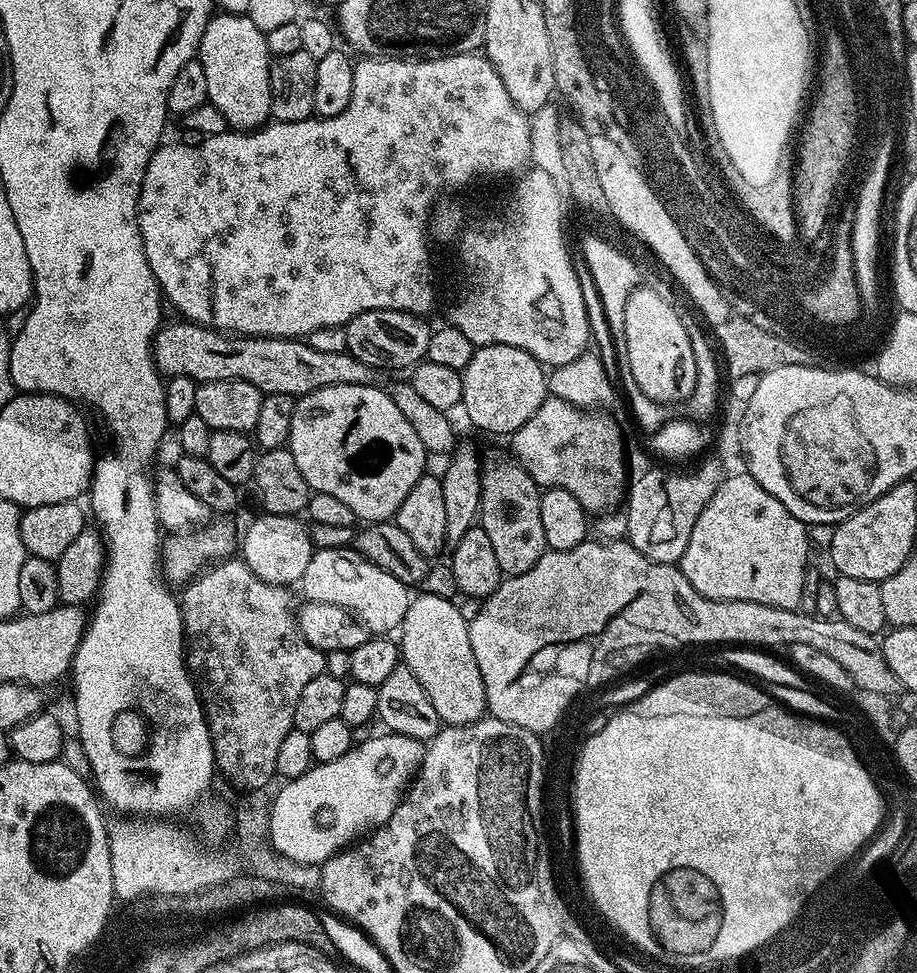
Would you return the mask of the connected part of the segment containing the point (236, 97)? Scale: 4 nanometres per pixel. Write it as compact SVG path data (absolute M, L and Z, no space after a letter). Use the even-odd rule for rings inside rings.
M220 12L213 15L202 34L198 58L202 62L202 70L206 70L208 103L222 110L222 118L226 118L229 129L251 132L269 123L273 57L268 55L266 33L258 30L247 14L239 16L233 12Z

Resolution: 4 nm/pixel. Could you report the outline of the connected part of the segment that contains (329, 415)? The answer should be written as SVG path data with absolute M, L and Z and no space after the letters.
M371 384L326 386L299 397L292 405L286 447L294 454L294 462L298 462L298 470L302 470L302 478L306 478L309 489L339 498L354 510L360 522L391 521L406 494L414 490L414 482L426 475L424 463L430 460L429 453L422 446L422 438L414 434L414 426L406 422L391 395Z

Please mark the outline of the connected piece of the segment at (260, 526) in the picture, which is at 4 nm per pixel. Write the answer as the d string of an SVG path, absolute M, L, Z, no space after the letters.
M260 514L260 517L248 528L248 533L243 533L238 544L238 552L244 564L254 570L262 582L270 584L283 584L285 586L299 585L302 574L306 574L306 566L310 566L310 558L314 551L312 539L308 533L309 525L300 516L279 516L278 514Z

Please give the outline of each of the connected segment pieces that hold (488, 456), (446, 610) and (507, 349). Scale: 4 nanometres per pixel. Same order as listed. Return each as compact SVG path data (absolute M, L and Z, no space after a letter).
M492 448L483 453L481 472L481 500L478 526L490 537L498 566L505 577L526 574L538 558L549 551L546 534L542 531L540 510L541 489L530 474L507 451Z
M428 592L425 596L413 595L409 599L408 609L398 629L402 663L408 667L410 674L414 674L414 678L418 678L422 690L426 690L426 698L430 698L430 706L438 710L438 718L444 726L473 724L475 720L483 720L486 716L486 690L482 674L478 674L478 662L474 662L474 650L470 650L468 622L469 617L460 613L454 601Z
M514 346L477 348L470 366L462 373L462 412L476 428L496 436L511 437L542 406L549 395L545 365L538 363L526 350Z

